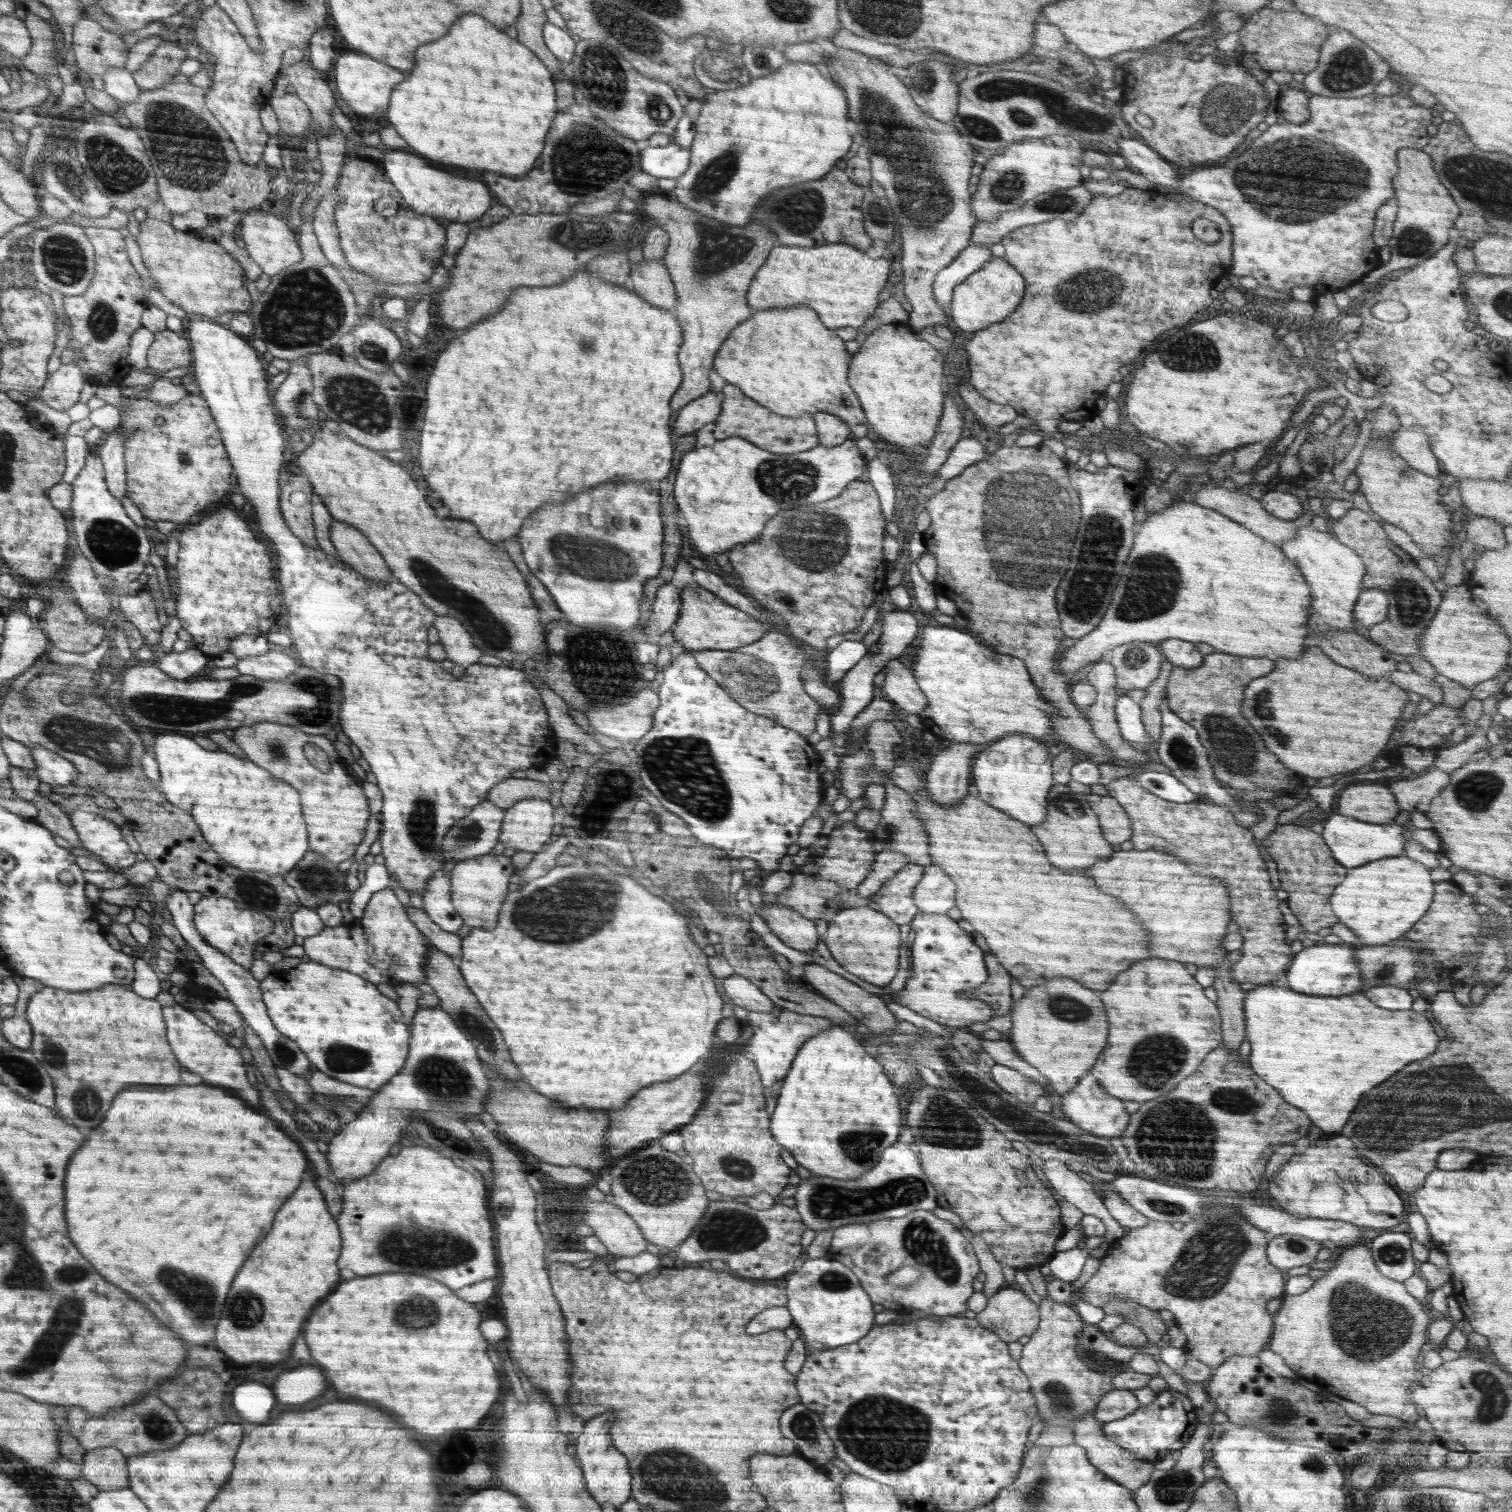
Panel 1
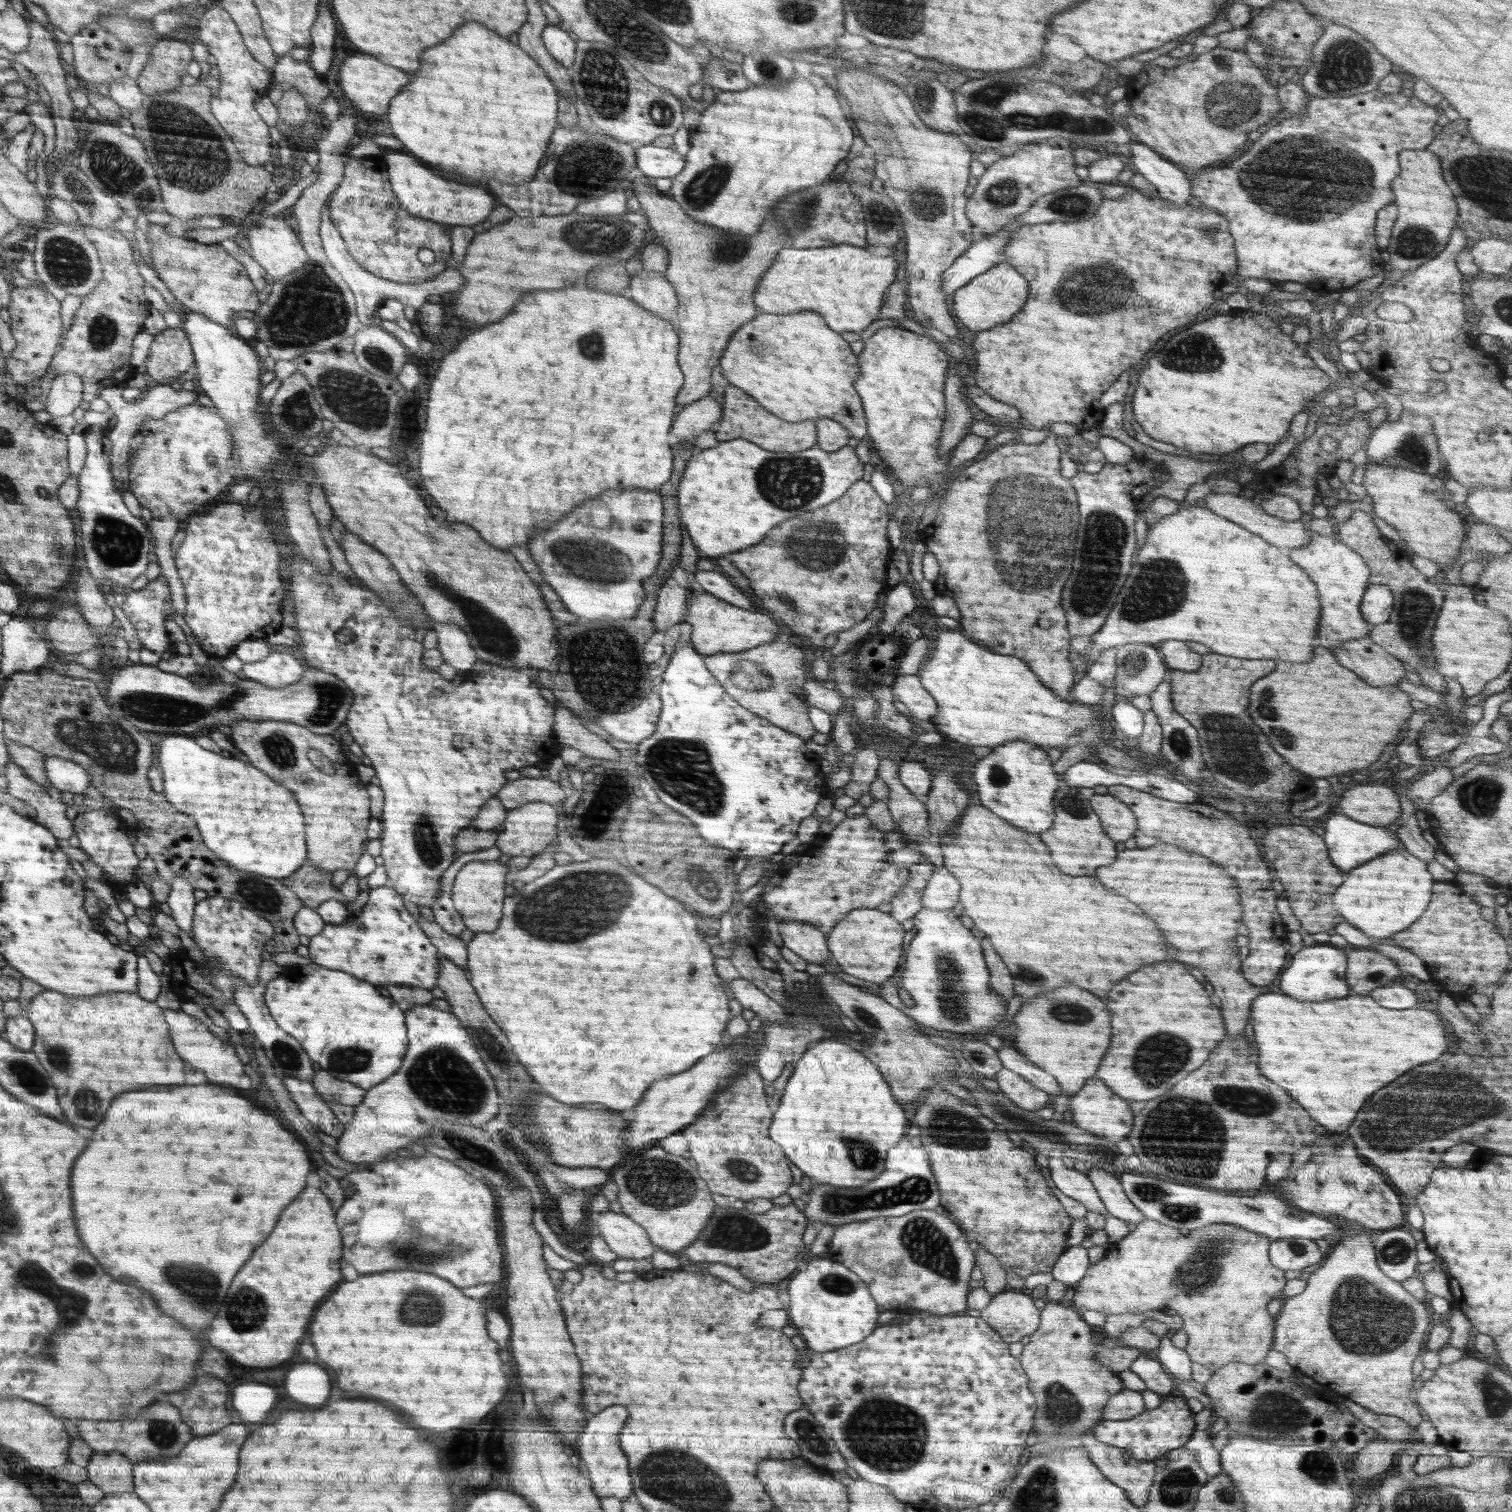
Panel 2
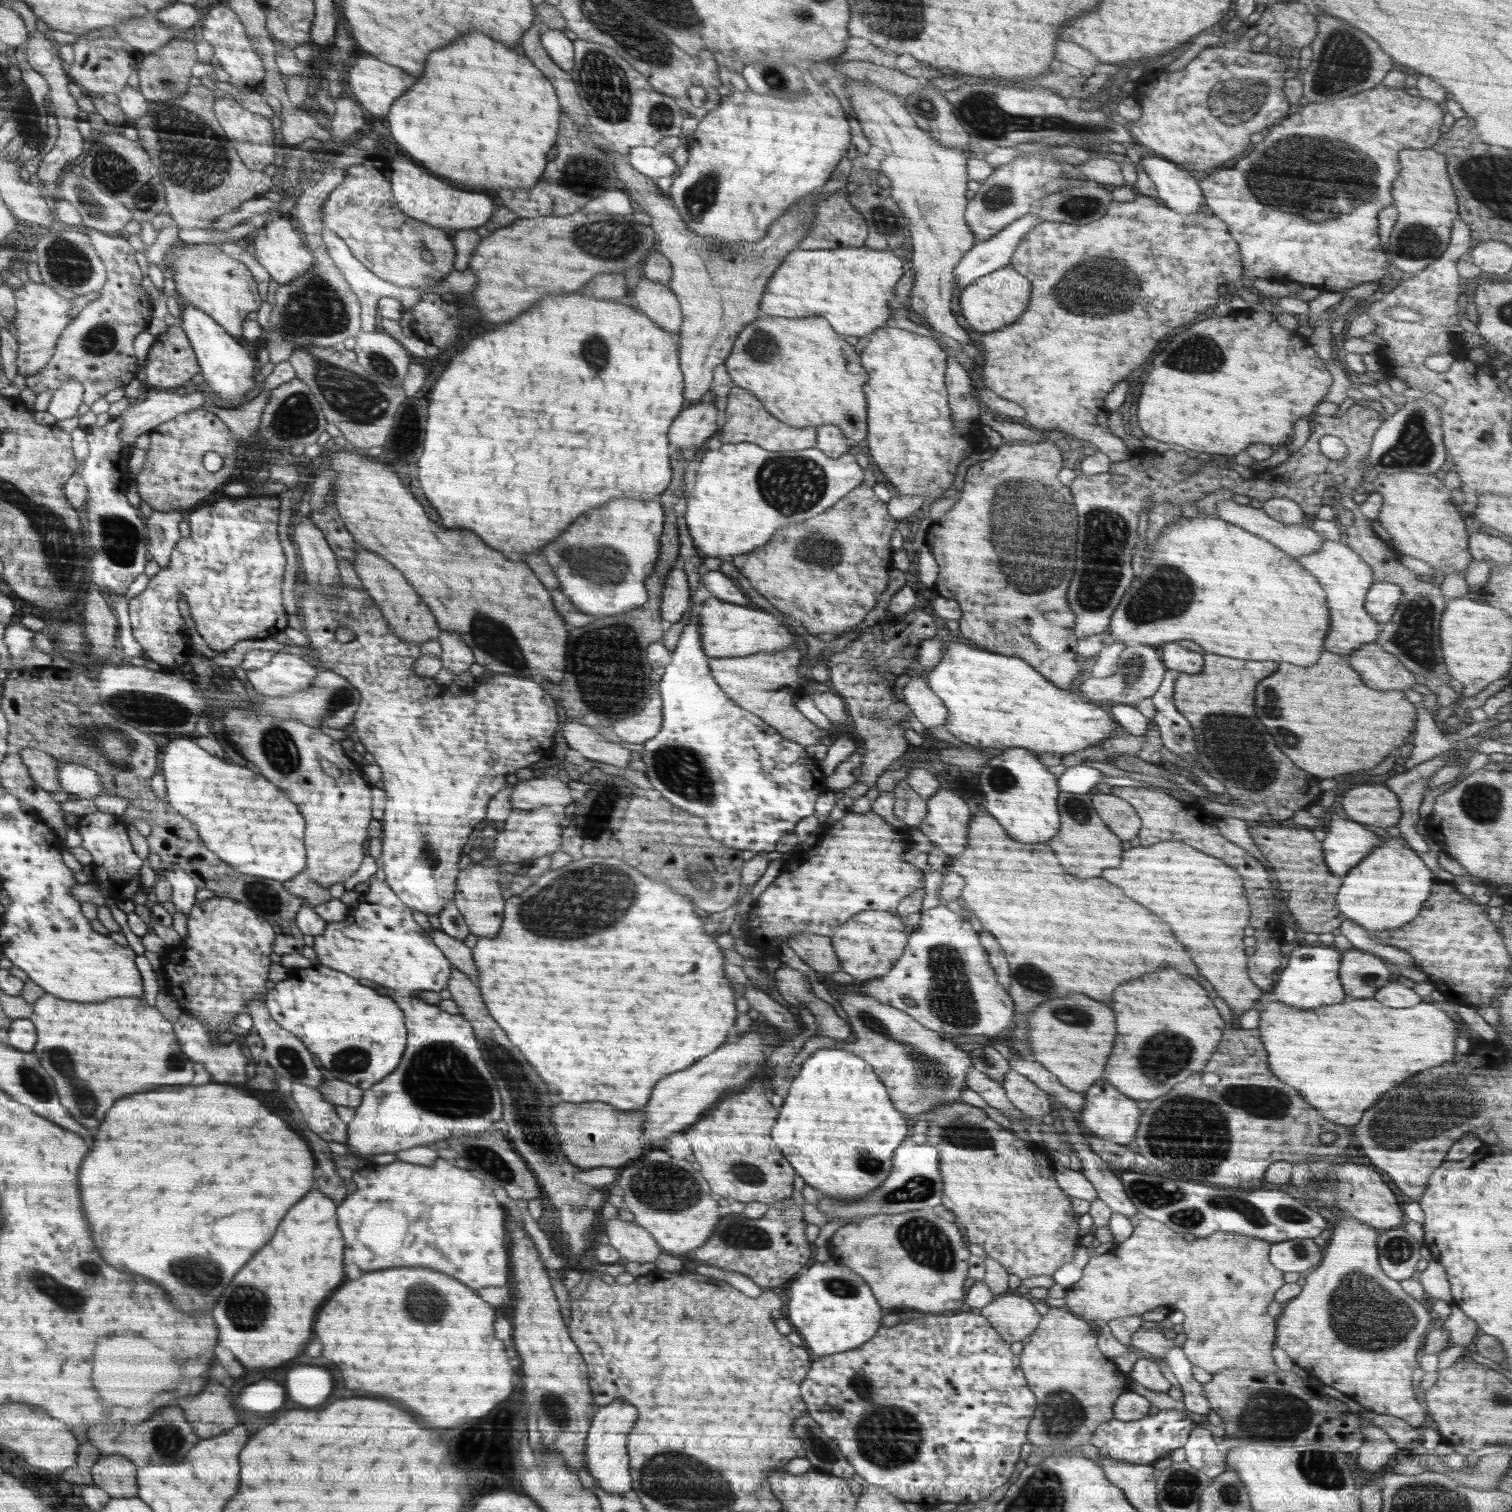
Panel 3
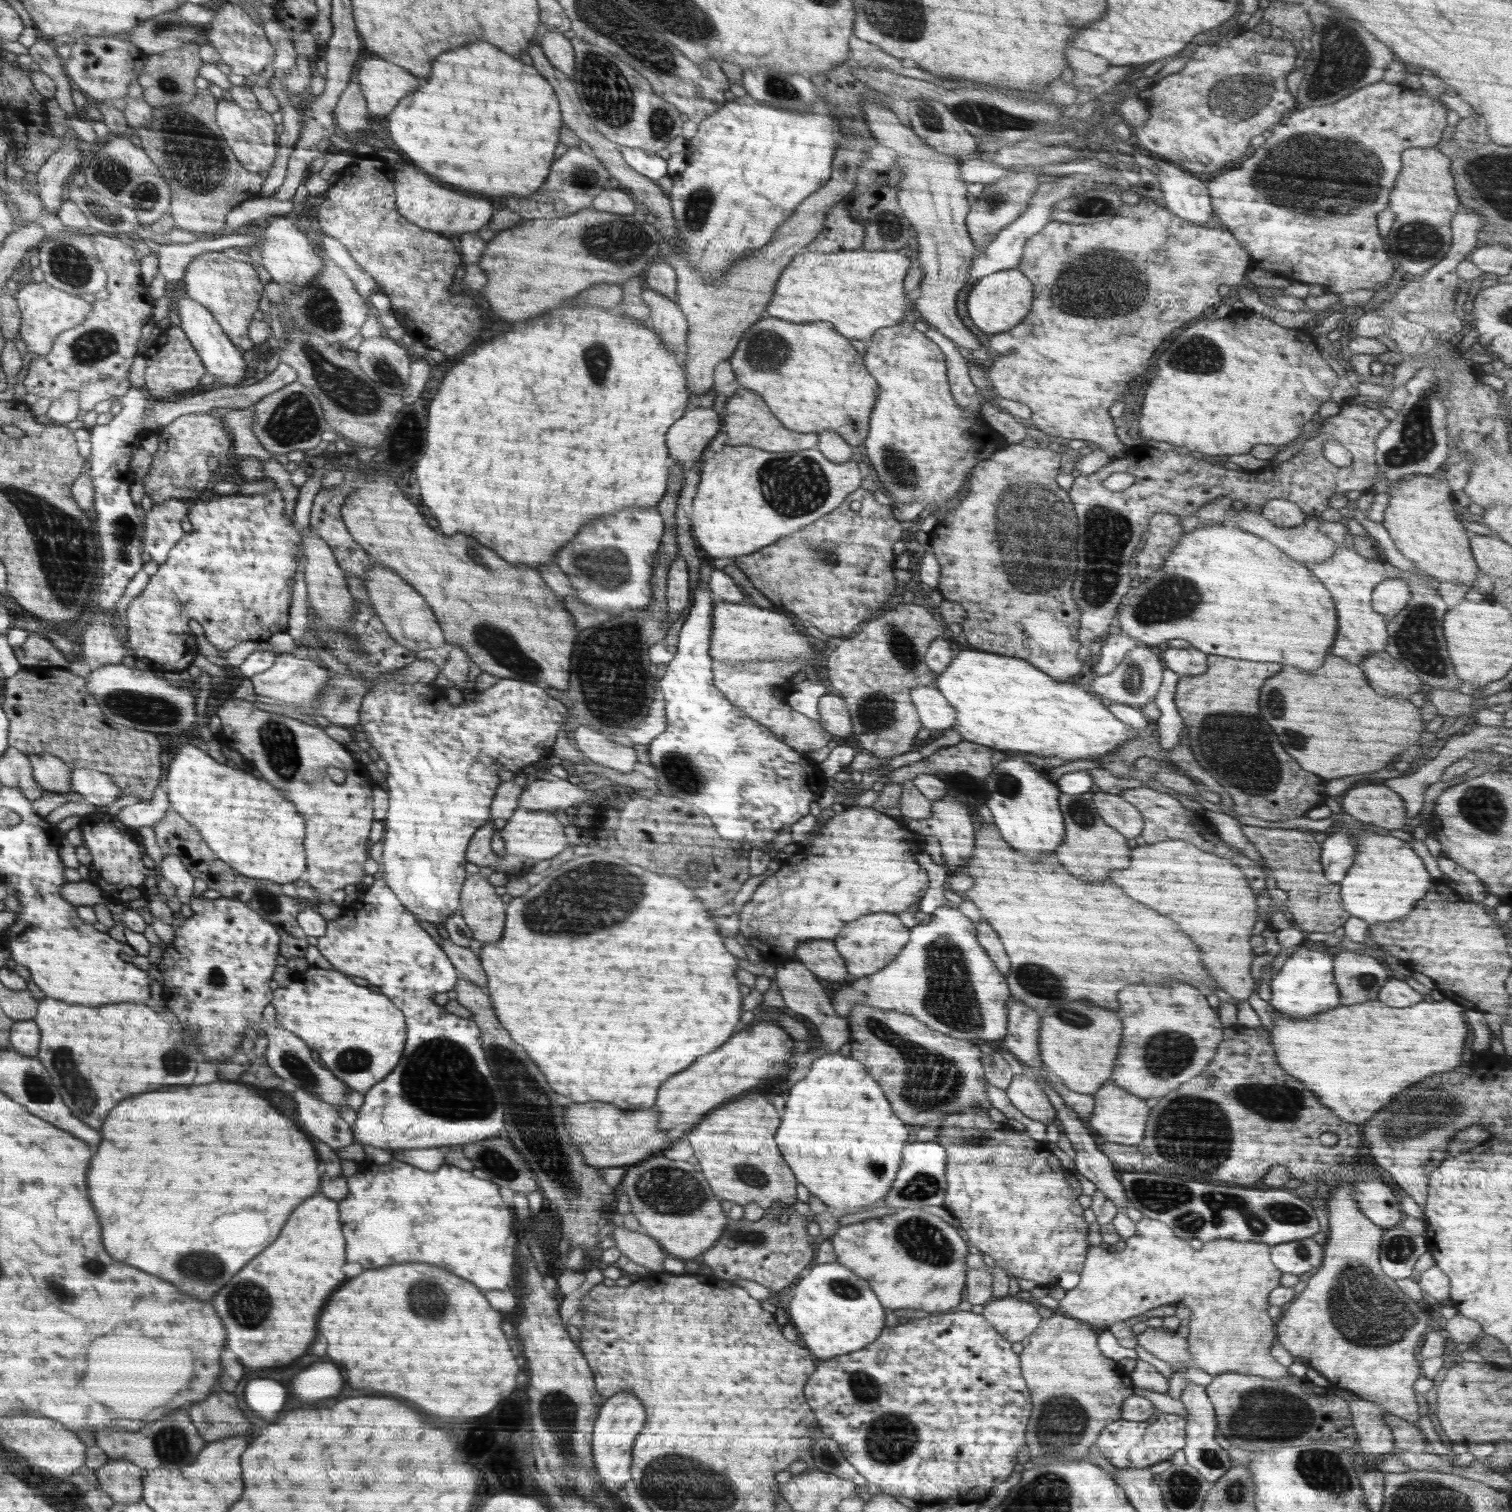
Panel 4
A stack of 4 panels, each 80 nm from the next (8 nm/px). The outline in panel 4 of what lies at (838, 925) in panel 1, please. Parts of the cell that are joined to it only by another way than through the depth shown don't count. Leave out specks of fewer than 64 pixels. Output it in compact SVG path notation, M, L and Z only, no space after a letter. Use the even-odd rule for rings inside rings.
M873 913L847 922L844 930L836 936L836 948L846 960L851 980L864 978L881 971L909 941L909 928L894 914Z

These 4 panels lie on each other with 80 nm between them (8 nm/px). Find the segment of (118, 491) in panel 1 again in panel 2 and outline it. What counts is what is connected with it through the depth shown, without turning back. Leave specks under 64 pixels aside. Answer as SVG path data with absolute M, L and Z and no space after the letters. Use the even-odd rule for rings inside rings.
M159 384L150 388L150 391L146 392L145 396L142 396L138 400L132 400L130 402L124 401L120 396L121 386L111 386L100 391L99 397L103 398L108 404L109 409L114 411L116 417L116 425L108 432L108 440L110 440L110 452L109 452L109 465L113 476L113 485L121 492L128 490L129 486L129 463L127 461L127 455L131 447L133 446L133 438L138 435L140 429L142 429L142 423L147 418L153 418L154 420L160 420L164 418L166 414L173 410L178 410L183 406L194 404L197 401L201 401L203 398L199 391L185 391L184 389L175 390L168 384Z

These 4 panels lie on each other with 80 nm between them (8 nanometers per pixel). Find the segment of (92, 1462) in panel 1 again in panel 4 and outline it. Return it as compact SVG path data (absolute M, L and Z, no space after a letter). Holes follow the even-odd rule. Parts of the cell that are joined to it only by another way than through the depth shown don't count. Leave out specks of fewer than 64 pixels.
M109 1459L107 1464L96 1469L95 1475L99 1482L99 1488L102 1489L115 1502L122 1504L132 1504L143 1500L143 1481L144 1469L136 1463L122 1460Z

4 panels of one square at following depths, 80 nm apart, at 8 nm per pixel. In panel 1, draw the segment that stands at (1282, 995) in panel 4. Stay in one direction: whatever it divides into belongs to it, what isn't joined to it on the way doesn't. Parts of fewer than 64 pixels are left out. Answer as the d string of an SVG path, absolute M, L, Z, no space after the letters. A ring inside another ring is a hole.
M1316 942L1311 947L1304 947L1293 956L1293 961L1288 967L1286 976L1282 982L1290 990L1302 992L1302 994L1312 994L1312 996L1344 996L1344 994L1354 994L1356 988L1360 986L1360 978L1356 970L1357 964L1354 962L1354 948L1347 943L1329 944Z

